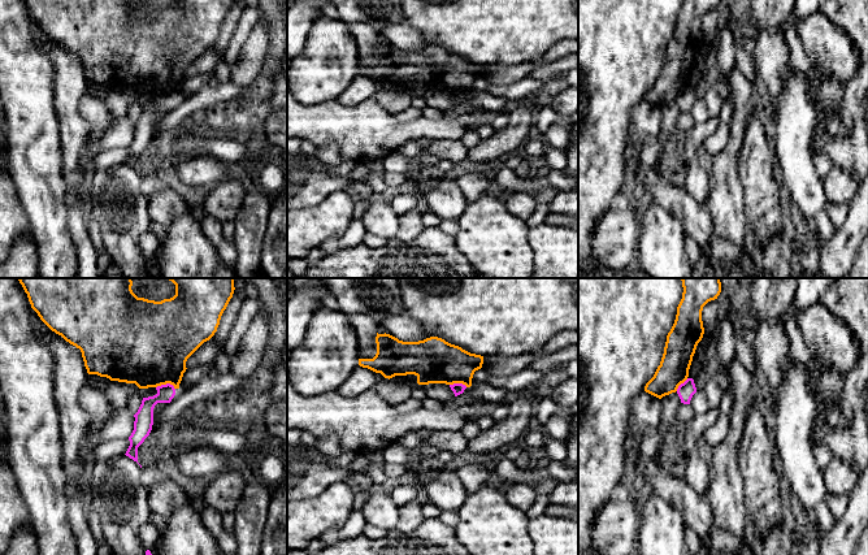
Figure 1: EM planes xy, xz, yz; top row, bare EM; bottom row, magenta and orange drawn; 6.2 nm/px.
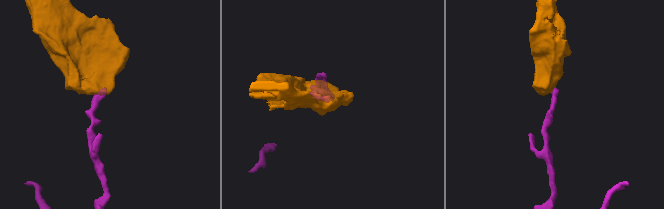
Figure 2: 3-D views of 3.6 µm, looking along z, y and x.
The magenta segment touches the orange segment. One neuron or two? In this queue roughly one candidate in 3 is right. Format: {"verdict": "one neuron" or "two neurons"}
{"verdict": "two neurons"}

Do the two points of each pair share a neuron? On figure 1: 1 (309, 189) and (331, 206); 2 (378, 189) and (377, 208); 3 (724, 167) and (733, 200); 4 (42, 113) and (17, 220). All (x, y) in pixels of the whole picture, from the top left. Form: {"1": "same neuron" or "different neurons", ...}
{"1": "different neurons", "2": "different neurons", "3": "same neuron", "4": "different neurons"}

